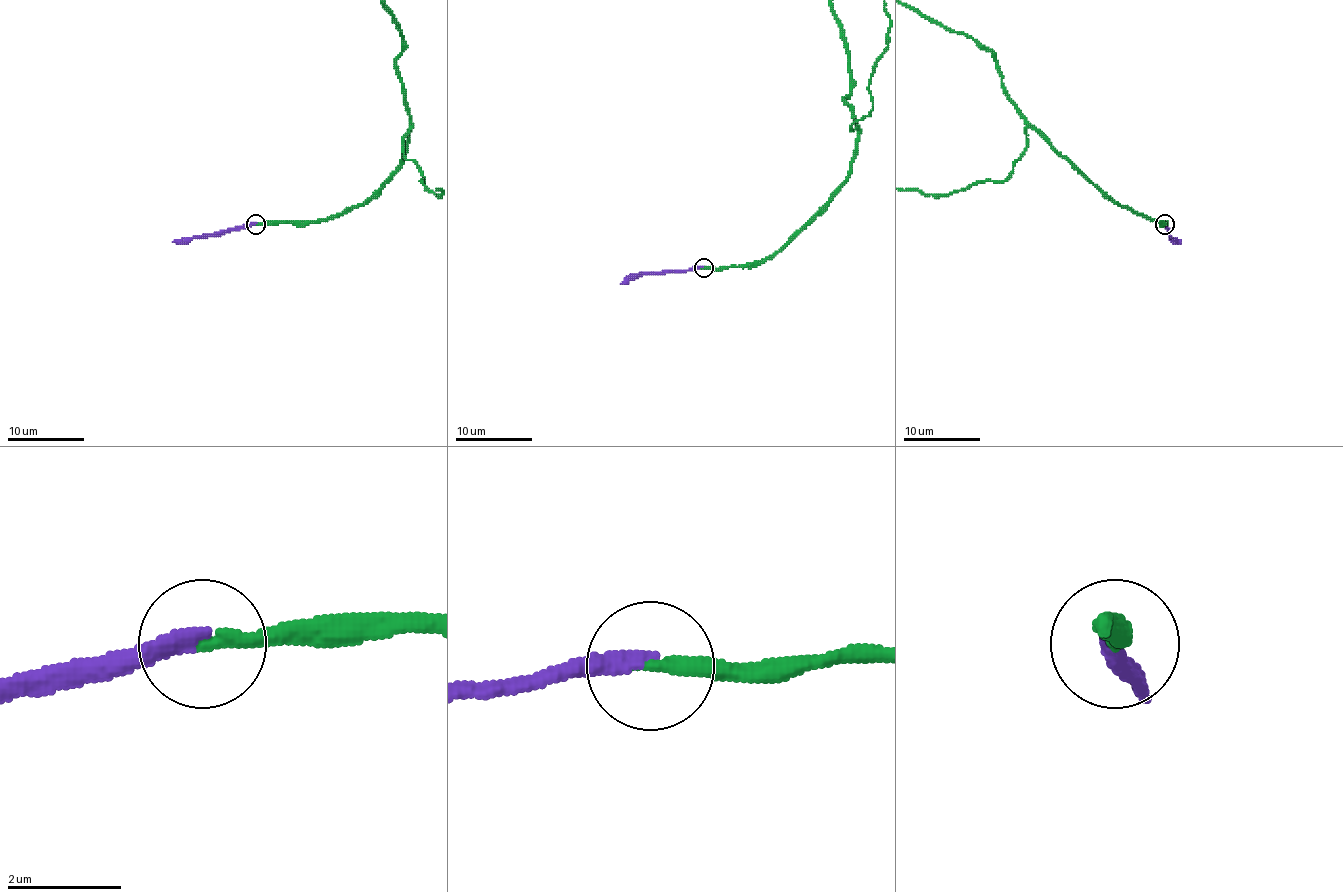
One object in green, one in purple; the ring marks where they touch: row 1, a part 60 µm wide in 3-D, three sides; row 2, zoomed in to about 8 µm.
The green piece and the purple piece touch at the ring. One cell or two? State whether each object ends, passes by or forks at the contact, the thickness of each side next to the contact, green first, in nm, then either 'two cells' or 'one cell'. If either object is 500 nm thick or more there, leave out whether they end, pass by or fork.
green ends | purple ends | 260/320 nm | one cell

